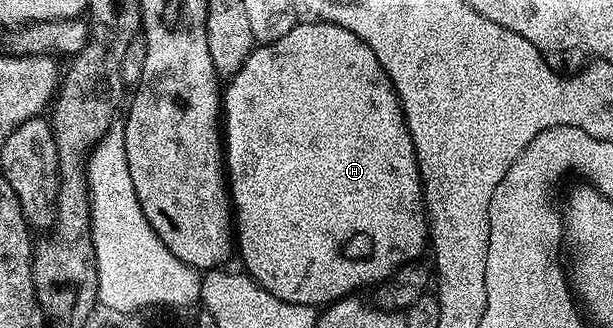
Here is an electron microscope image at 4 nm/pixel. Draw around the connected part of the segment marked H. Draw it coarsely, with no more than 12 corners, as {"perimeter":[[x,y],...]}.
{"perimeter":[[299,22],[225,81],[236,252],[284,302],[428,244],[398,95]]}

